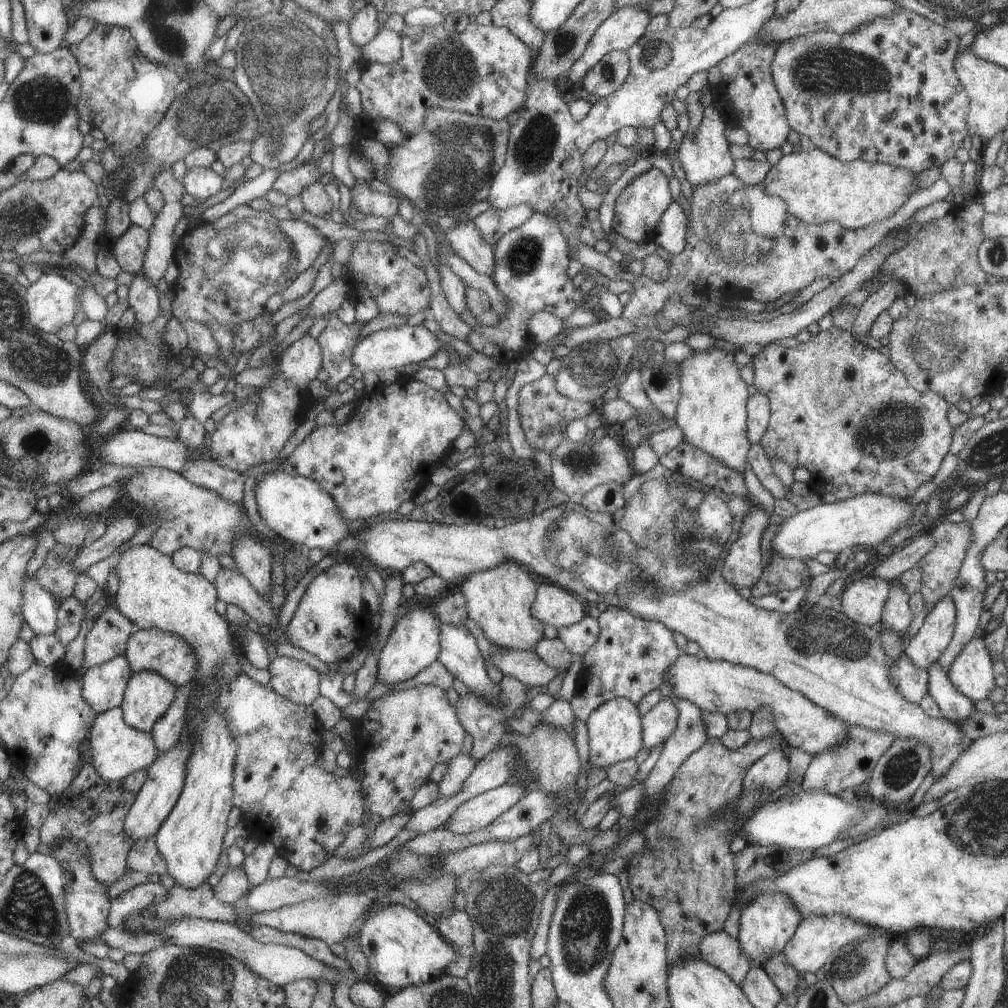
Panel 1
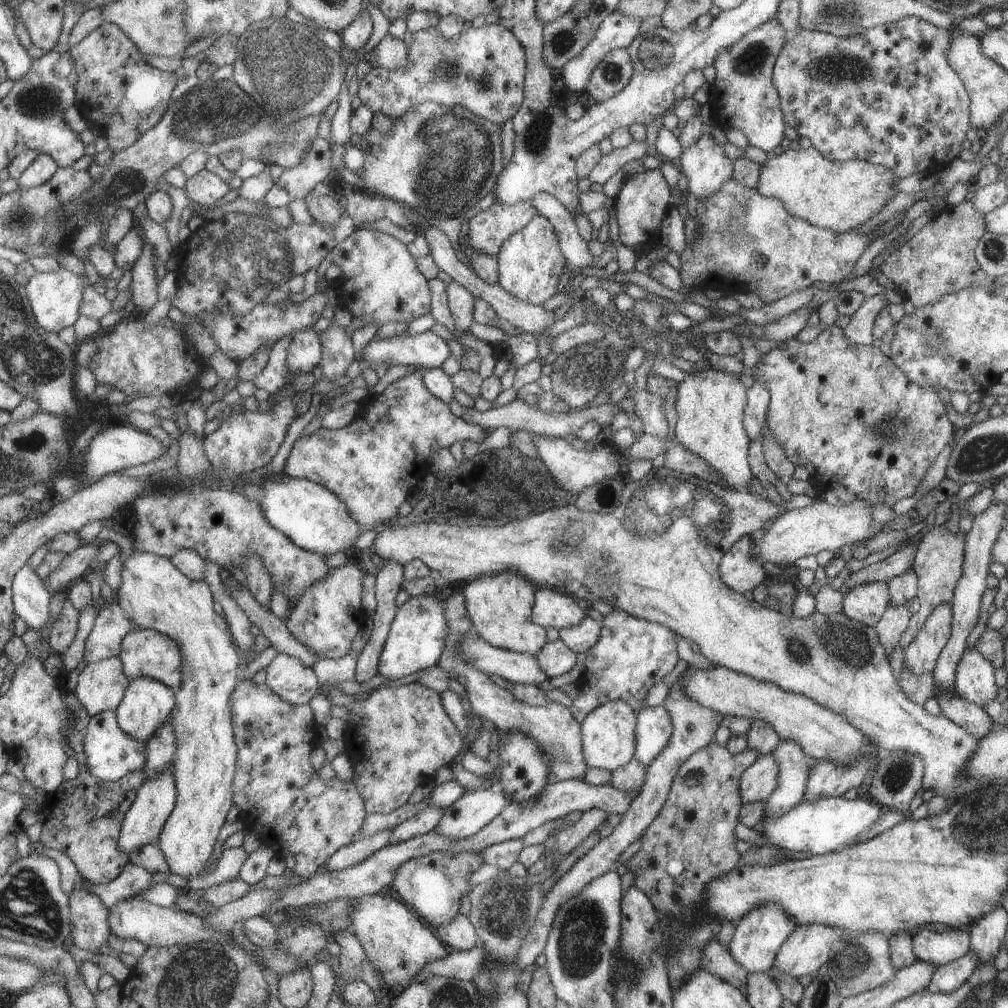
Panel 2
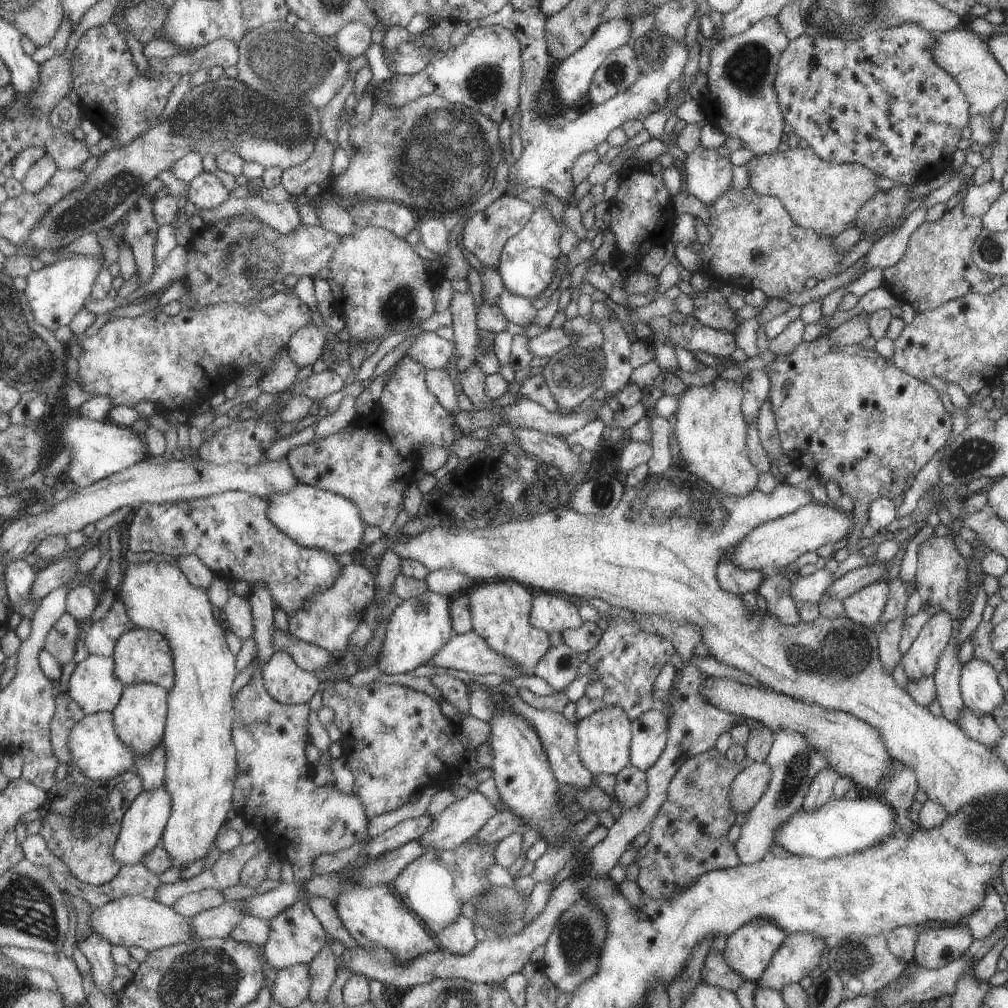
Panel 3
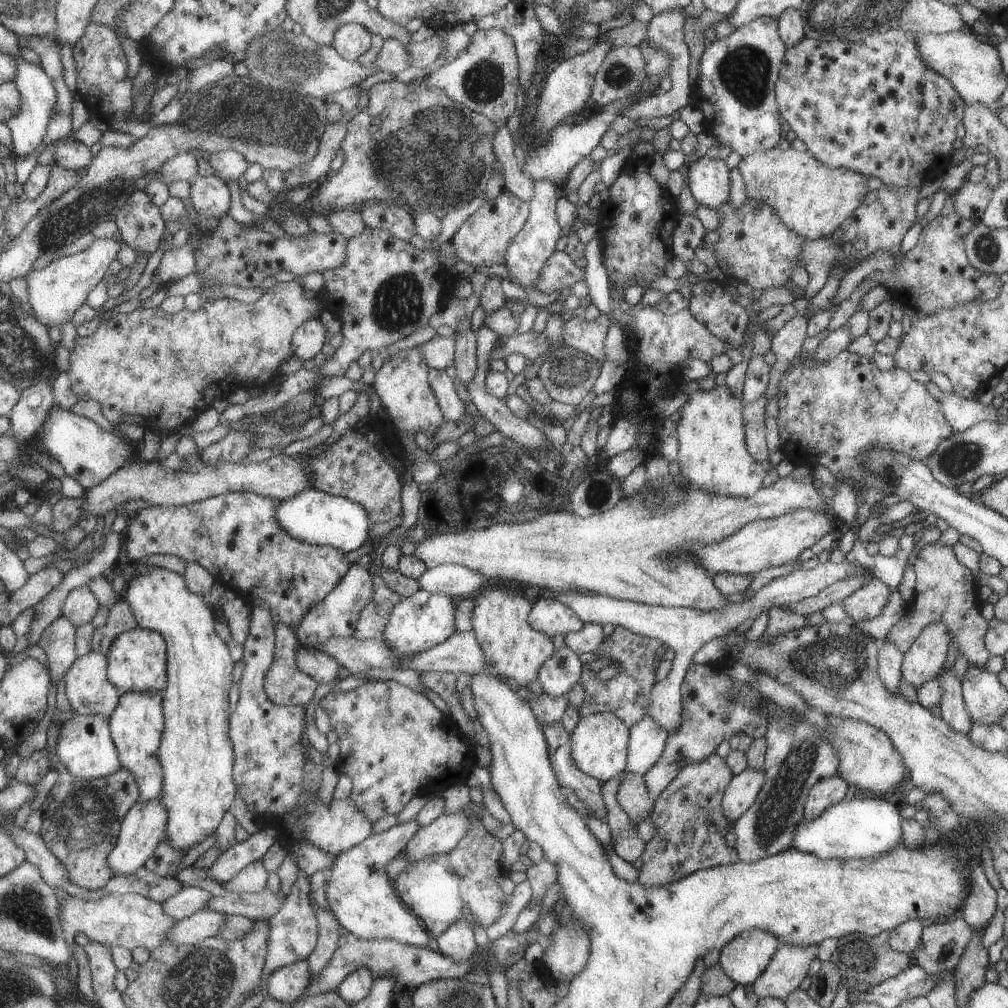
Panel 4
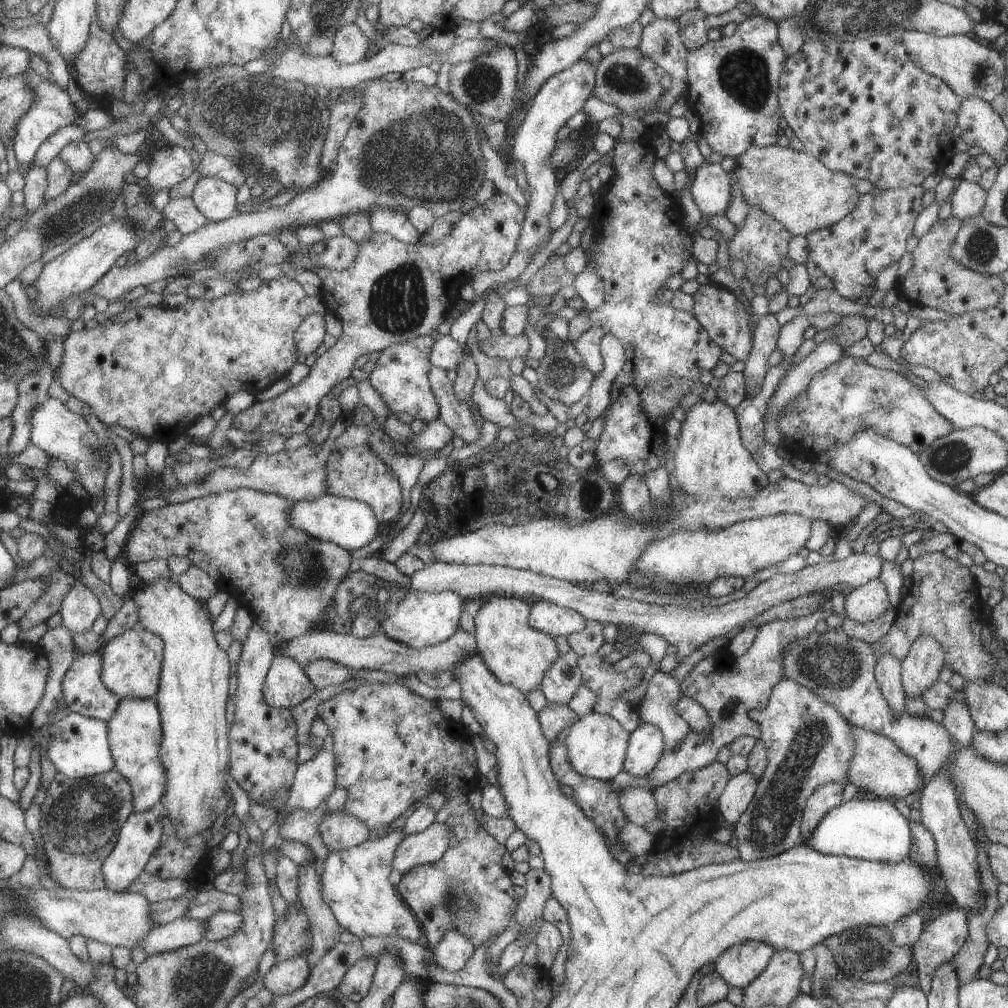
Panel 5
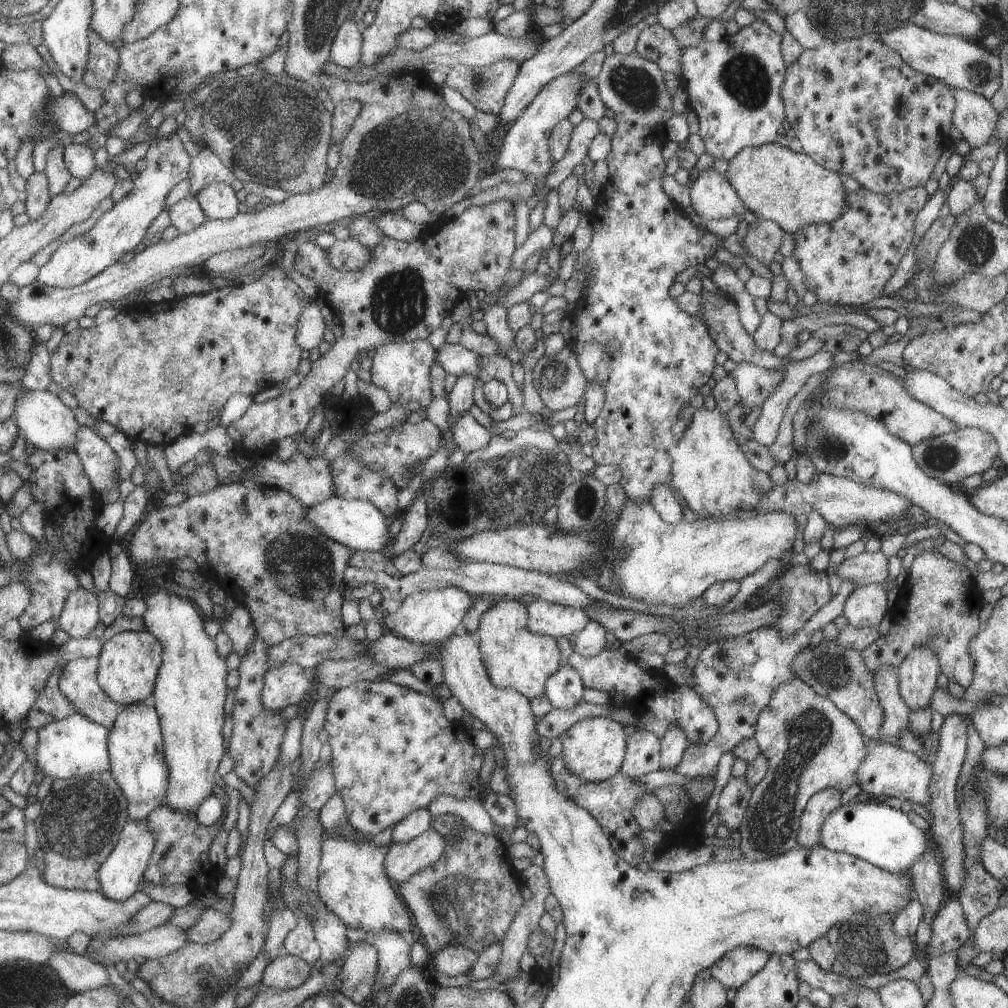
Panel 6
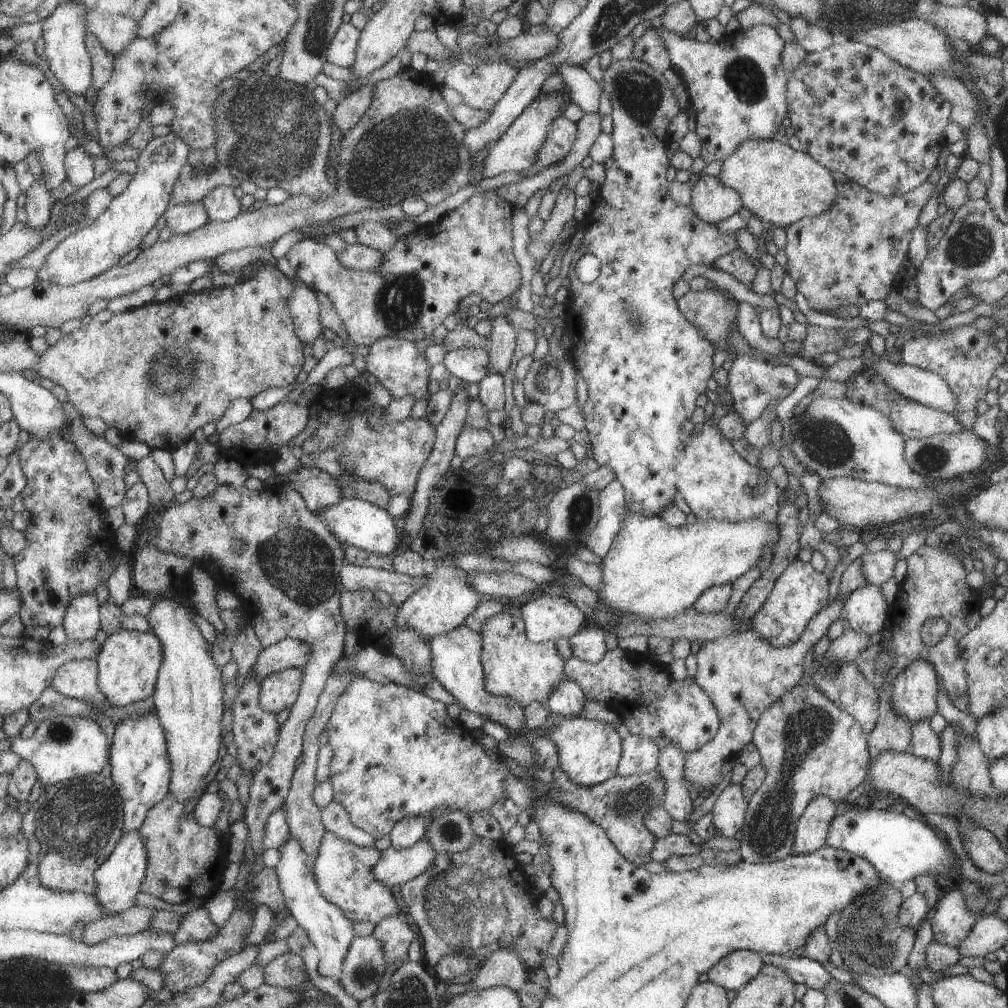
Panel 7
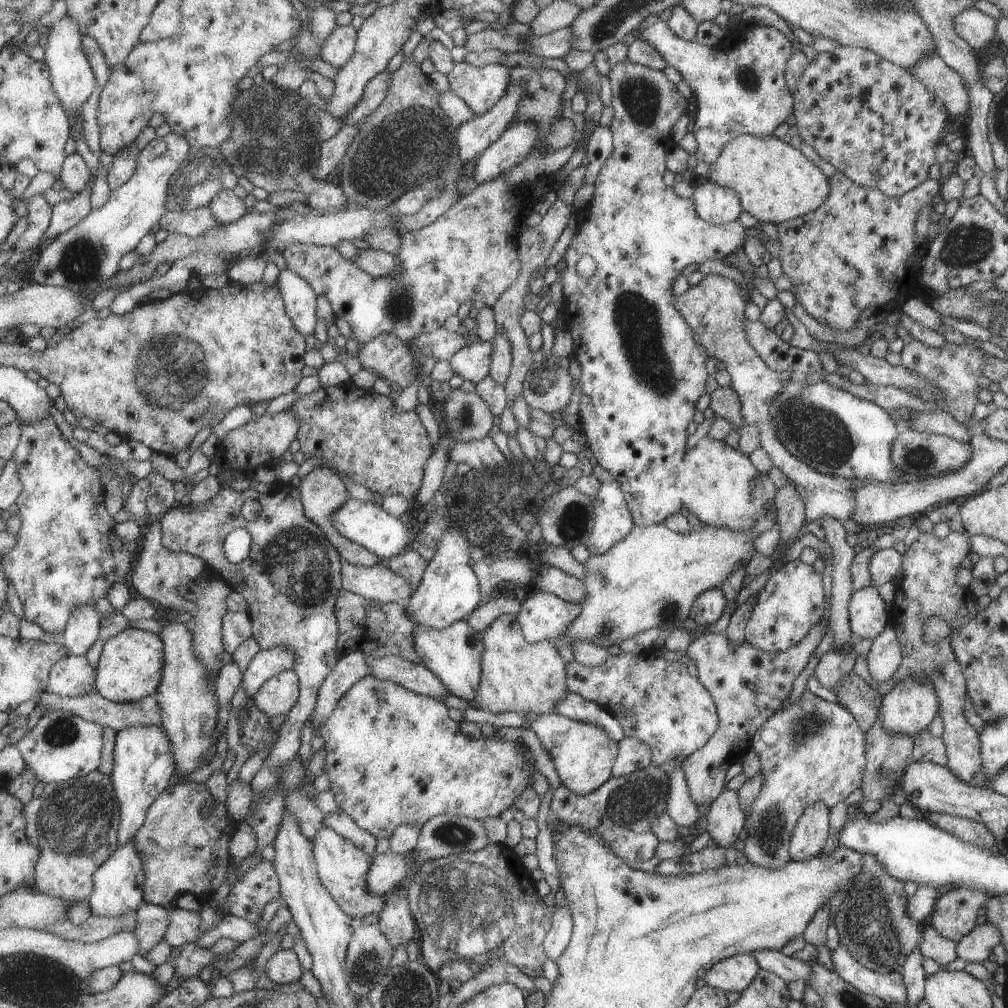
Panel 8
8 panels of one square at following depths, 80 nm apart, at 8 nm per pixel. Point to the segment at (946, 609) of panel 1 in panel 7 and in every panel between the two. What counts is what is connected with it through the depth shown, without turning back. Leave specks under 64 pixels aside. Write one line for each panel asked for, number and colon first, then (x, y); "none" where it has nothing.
2: (920, 656)
3: (921, 659)
4: (923, 660)
5: (919, 669)
6: (916, 674)
7: (913, 692)

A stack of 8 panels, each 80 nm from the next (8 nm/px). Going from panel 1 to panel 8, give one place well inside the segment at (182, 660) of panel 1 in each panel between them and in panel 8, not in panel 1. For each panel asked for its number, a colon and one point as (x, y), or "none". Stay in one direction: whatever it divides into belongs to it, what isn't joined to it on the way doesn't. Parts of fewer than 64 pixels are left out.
2: (145, 652)
3: (142, 655)
4: (138, 658)
5: (132, 662)
6: (130, 661)
7: (129, 662)
8: (130, 667)

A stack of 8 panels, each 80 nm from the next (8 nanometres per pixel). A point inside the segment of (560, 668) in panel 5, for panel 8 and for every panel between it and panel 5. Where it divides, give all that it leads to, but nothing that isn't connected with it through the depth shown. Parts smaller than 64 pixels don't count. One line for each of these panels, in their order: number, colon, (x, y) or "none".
6: (563, 689)
7: (567, 699)
8: (573, 706)

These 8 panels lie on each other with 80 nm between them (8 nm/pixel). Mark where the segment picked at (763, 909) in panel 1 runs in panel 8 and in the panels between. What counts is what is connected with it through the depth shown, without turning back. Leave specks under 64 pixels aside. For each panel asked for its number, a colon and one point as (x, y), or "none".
2: (758, 935)
3: (748, 950)
4: (743, 959)
5: (739, 965)
6: (733, 969)
7: (737, 968)
8: (734, 973)

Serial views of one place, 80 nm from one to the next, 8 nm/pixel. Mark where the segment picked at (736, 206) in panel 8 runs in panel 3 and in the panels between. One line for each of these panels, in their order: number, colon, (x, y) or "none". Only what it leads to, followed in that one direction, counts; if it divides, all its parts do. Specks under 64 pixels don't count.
3: (707, 174)
4: (708, 180)
5: (711, 187)
6: (711, 195)
7: (713, 201)

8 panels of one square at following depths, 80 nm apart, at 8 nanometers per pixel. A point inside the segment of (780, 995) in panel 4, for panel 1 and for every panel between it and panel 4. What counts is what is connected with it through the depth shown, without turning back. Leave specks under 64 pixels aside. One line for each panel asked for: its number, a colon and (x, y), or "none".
1: (817, 936)
2: (808, 946)
3: (799, 953)

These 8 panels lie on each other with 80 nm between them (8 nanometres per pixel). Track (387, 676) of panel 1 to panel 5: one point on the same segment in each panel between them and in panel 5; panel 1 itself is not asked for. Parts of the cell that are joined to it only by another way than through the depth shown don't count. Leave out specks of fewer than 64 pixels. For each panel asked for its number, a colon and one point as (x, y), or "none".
2: (416, 637)
3: (416, 629)
4: (421, 620)
5: (421, 619)

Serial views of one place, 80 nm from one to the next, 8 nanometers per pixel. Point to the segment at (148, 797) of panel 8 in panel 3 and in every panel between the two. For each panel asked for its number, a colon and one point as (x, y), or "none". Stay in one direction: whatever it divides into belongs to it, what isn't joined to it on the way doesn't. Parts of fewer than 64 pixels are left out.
3: (140, 719)
4: (137, 726)
5: (136, 732)
6: (137, 744)
7: (140, 764)

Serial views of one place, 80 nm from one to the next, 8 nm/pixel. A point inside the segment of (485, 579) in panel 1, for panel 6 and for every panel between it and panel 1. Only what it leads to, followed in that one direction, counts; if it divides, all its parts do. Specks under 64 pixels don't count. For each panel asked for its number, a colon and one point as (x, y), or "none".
2: (499, 605)
3: (498, 609)
4: (513, 649)
5: (516, 654)
6: (514, 657)

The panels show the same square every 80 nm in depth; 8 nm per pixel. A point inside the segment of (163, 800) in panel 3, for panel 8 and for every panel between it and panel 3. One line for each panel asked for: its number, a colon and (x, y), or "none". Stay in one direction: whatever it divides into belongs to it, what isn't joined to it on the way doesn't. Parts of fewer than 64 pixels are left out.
4: (144, 828)
5: (142, 834)
6: (122, 873)
7: (120, 879)
8: (119, 884)

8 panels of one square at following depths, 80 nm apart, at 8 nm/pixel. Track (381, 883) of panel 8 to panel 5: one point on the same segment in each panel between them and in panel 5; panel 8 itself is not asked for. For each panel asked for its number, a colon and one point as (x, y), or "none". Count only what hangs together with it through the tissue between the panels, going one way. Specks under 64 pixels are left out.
5: (420, 848)
6: (402, 859)
7: (396, 866)

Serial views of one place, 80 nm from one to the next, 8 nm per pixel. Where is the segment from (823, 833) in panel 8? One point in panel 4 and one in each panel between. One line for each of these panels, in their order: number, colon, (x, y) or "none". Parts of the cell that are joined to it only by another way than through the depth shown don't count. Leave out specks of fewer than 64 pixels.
4: (826, 793)
5: (825, 798)
6: (821, 804)
7: (812, 826)

